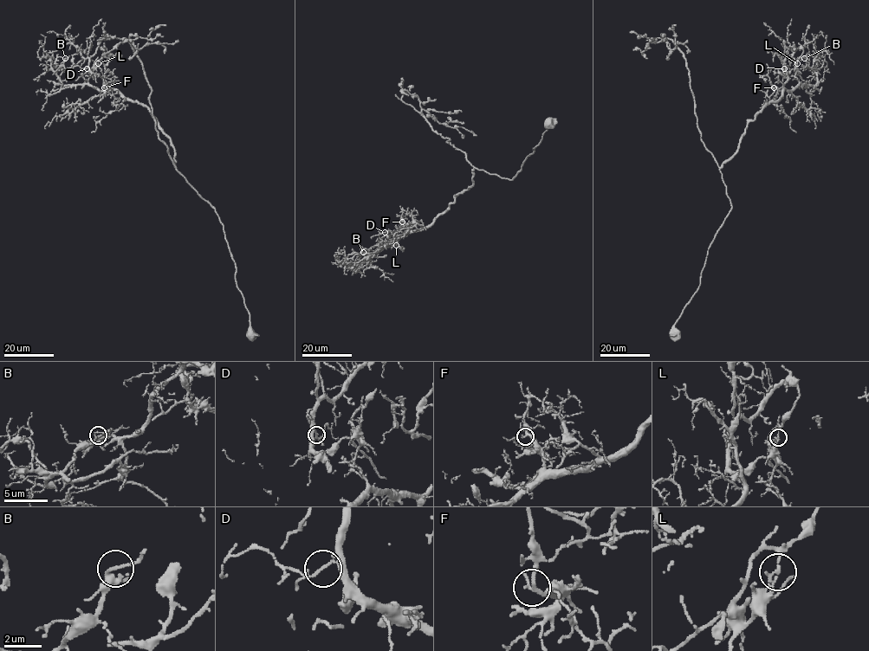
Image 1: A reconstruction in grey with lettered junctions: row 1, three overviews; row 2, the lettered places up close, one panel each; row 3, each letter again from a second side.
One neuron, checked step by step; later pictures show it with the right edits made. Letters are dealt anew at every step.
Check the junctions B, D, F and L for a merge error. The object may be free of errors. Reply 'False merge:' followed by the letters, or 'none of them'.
False merge: L

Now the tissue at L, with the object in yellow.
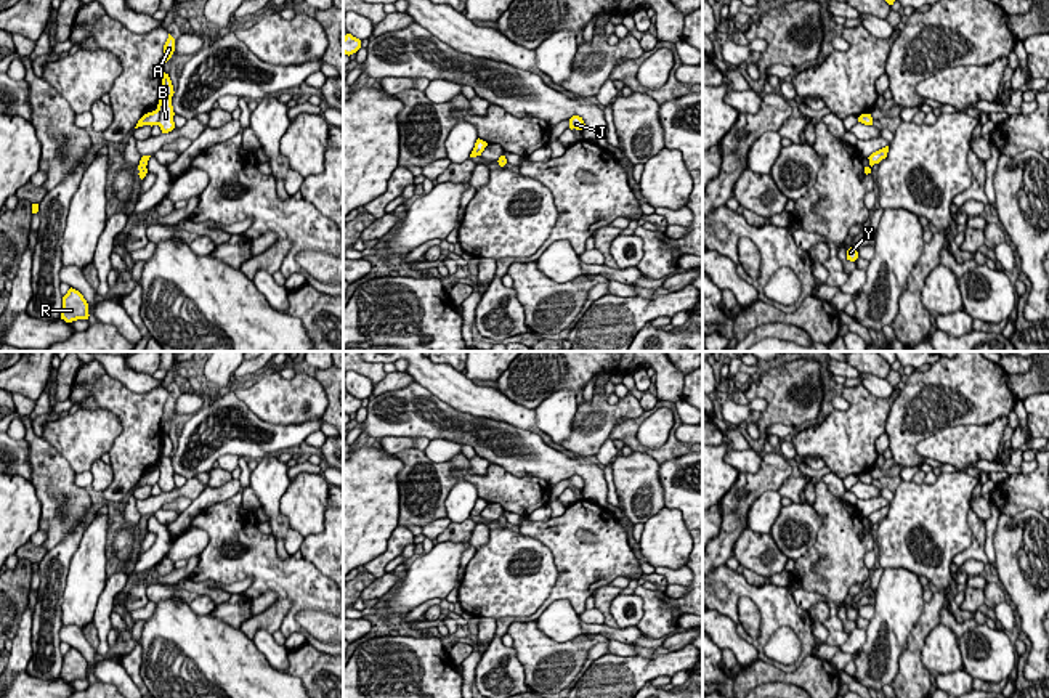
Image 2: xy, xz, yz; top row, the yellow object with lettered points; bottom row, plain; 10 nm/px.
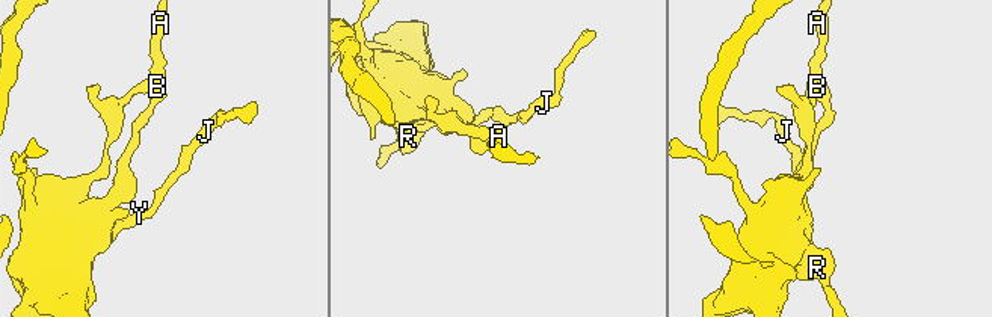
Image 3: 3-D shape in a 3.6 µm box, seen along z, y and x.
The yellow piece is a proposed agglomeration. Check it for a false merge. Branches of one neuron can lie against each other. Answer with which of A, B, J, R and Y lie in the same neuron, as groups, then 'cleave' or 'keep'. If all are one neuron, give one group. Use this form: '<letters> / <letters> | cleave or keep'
A B / J R Y | cleave

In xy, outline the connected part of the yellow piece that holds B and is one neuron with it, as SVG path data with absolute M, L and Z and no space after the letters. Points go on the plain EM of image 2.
M164 432L162 435L162 452L159 457L159 481L157 485L160 486L162 493L168 493L175 488L175 481L173 481L173 465L172 465L172 456L173 456L173 444L172 440L168 436L168 433Z

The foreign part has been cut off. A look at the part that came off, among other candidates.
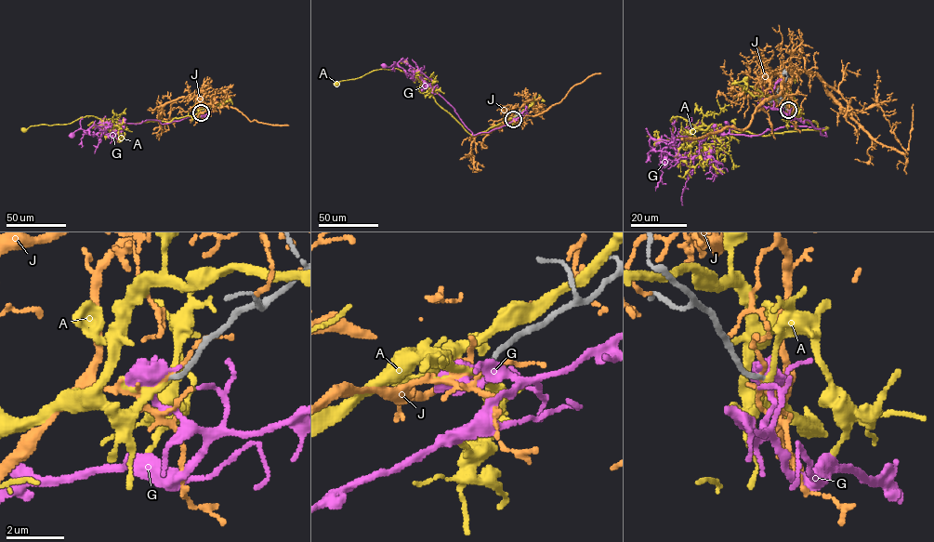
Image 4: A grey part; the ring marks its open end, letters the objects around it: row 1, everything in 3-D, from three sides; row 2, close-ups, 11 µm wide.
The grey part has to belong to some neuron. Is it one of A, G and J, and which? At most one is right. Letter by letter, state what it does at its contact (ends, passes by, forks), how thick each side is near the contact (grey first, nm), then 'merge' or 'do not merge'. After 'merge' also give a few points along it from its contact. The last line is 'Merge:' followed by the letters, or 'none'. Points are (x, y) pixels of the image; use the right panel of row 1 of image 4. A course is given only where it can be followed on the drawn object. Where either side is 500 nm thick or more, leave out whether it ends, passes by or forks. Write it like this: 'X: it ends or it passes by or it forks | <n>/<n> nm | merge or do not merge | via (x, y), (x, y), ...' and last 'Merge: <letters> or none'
A: it forks | 150/160 nm | do not merge
G: it passes by | 150/420 nm | do not merge
J: it passes by | 150/100 nm | do not merge
Merge: none

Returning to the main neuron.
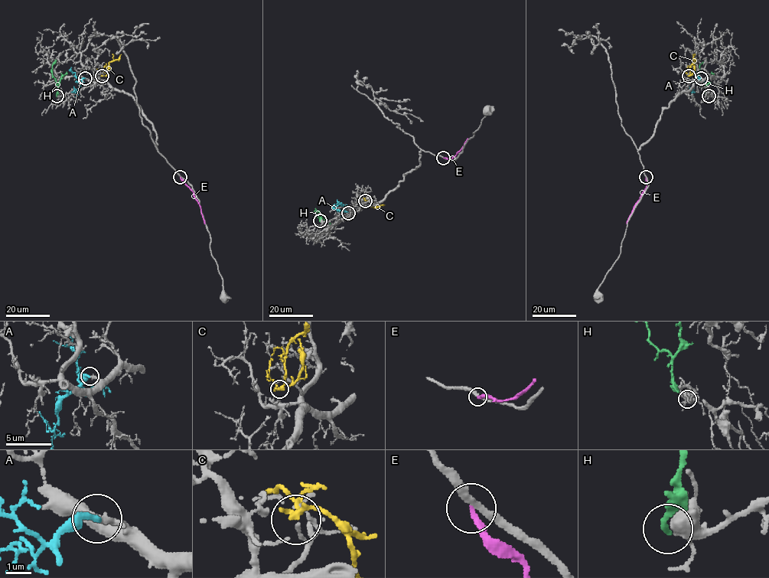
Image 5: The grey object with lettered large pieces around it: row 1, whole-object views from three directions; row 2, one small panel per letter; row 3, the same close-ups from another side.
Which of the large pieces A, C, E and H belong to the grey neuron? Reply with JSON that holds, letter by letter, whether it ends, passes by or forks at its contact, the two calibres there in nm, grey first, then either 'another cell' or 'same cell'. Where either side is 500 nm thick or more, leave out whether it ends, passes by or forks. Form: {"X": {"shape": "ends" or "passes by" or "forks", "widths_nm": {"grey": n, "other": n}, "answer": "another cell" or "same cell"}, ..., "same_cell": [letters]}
{"A": {"shape": "ends", "widths_nm": {"grey": 240, "other": 240}, "answer": "same cell"}, "C": {"shape": "passes by", "widths_nm": {"grey": 110, "other": 190}, "answer": "another cell"}, "E": {"shape": "ends", "widths_nm": {"grey": 240, "other": 220}, "answer": "another cell"}, "H": {"widths_nm": {"grey": 700, "other": 200}, "answer": "another cell"}, "same_cell": ["A"]}

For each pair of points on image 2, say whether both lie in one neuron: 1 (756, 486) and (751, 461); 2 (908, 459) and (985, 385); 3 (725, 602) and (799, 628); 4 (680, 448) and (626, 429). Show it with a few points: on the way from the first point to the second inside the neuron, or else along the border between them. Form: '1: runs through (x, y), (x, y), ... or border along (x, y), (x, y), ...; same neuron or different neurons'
1: border along (762, 458), (761, 467), (756, 472), (738, 472); different neurons
2: runs through (900, 426), (903, 406), (924, 382), (951, 385); same neuron
3: runs through (743, 592), (765, 597), (781, 610); same neuron
4: runs through (666, 451), (648, 451), (635, 443); same neuron

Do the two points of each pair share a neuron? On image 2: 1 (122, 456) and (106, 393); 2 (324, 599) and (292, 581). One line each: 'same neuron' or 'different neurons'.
1: same neuron
2: same neuron

